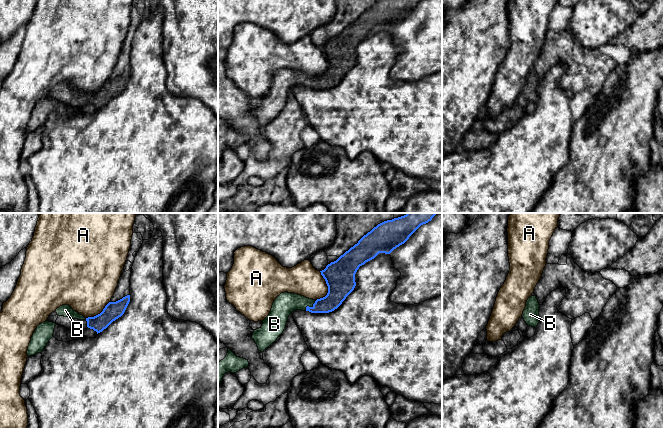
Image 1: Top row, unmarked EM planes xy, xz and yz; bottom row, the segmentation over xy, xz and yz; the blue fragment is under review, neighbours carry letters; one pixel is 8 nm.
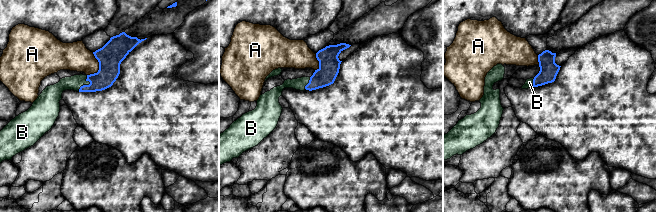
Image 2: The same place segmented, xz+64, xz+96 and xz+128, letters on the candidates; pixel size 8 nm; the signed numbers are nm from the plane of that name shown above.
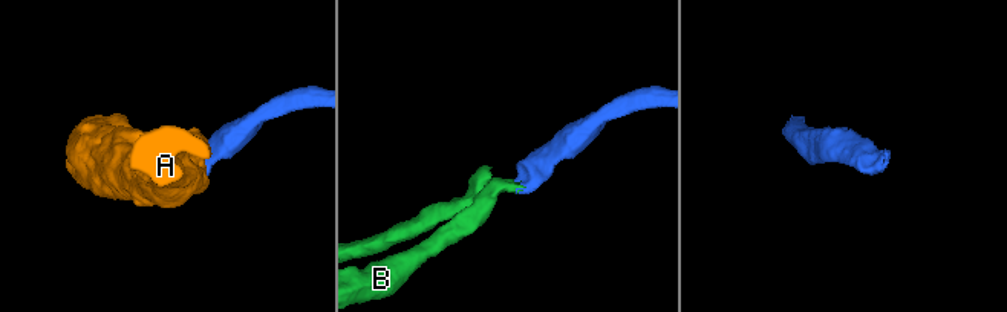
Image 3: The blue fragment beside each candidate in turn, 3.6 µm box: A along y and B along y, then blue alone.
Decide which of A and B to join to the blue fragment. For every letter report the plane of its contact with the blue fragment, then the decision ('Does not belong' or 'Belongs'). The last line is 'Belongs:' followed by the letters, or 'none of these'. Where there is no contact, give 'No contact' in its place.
A: Touches blue in xz. Does not belong
B: Touches blue in xz. Belongs
Belongs: B

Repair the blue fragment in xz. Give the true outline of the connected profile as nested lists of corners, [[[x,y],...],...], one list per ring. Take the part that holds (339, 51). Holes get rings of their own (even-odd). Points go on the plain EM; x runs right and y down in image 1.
[[[378,0],[357,20],[320,47],[328,62],[328,69],[323,74],[313,76],[294,69],[281,69],[274,76],[262,102],[253,108],[252,115],[258,126],[264,128],[277,116],[293,87],[329,89],[337,85],[354,66],[355,50],[359,43],[379,29],[390,30],[404,20],[421,1],[423,0]]]

